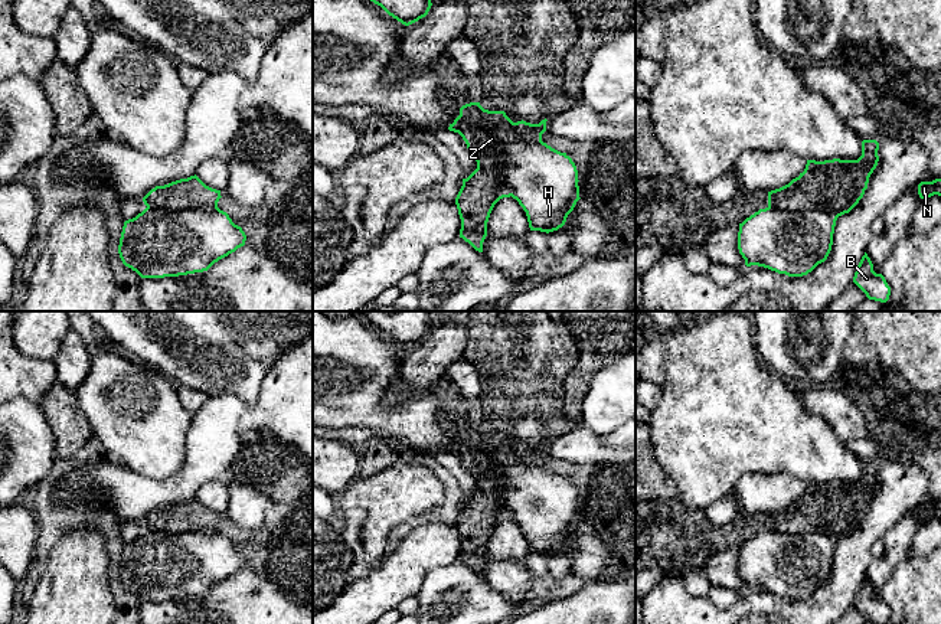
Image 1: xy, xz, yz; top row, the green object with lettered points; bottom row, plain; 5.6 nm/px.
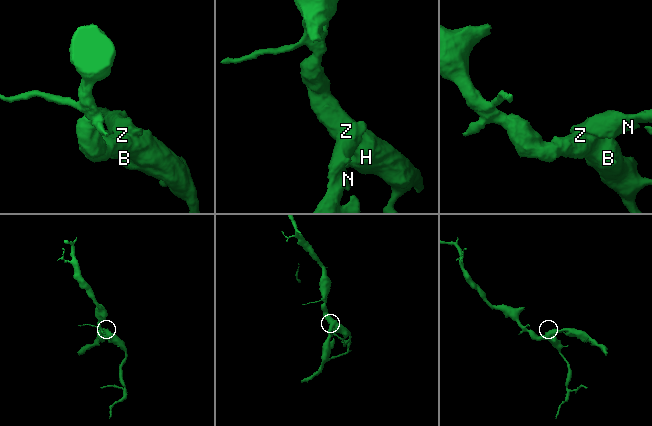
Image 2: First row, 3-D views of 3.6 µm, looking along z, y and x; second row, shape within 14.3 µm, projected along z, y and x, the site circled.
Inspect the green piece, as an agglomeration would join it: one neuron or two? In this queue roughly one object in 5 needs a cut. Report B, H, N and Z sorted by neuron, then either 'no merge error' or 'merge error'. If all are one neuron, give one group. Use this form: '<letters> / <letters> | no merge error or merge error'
B H Z / N | merge error

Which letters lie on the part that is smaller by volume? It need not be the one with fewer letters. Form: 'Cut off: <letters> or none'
Cut off: N

